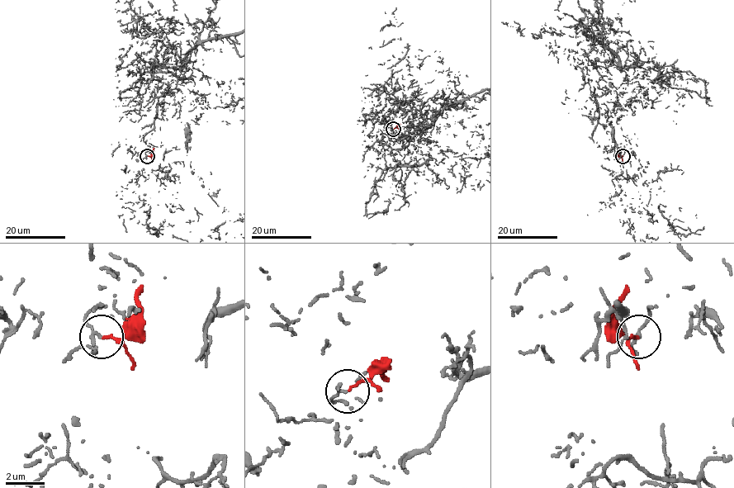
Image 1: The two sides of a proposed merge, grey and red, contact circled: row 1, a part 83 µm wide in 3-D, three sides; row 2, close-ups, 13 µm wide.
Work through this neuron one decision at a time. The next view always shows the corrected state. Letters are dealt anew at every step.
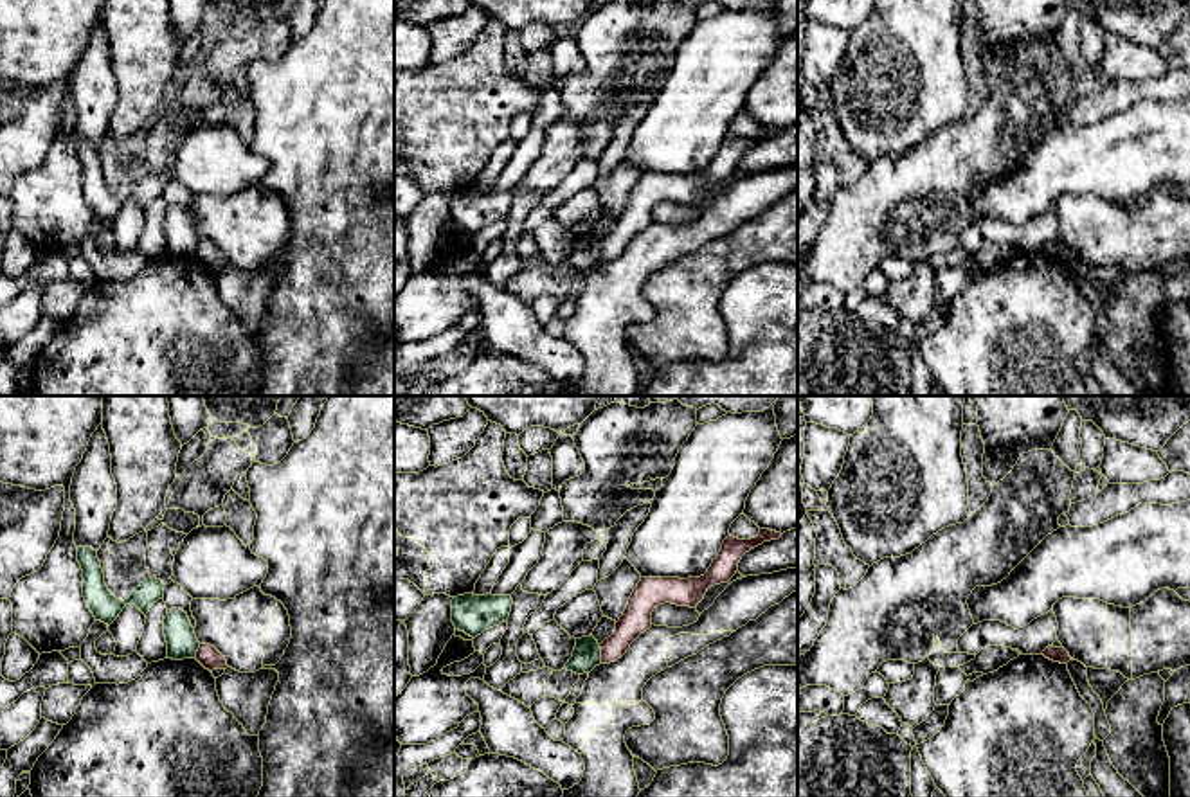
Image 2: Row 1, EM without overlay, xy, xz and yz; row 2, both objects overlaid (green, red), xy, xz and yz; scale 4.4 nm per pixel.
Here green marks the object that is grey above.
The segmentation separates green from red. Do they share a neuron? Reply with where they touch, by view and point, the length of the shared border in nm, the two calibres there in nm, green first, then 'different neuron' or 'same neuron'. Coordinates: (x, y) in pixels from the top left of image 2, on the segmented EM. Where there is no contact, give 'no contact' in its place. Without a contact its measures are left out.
meets green in xz at (600, 653); contact 90 nm long; 130 nm thick on the green side, 140 nm on the other; different neuron

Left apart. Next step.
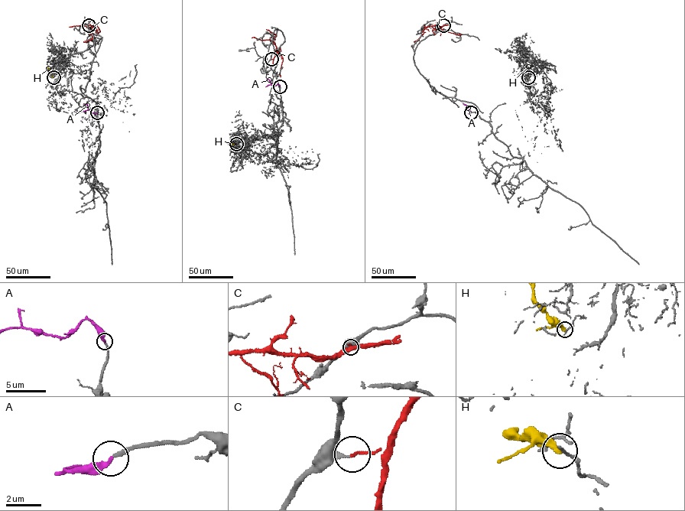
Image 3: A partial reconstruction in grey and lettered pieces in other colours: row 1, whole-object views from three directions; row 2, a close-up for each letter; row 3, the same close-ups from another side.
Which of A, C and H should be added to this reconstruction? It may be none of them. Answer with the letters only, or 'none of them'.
A

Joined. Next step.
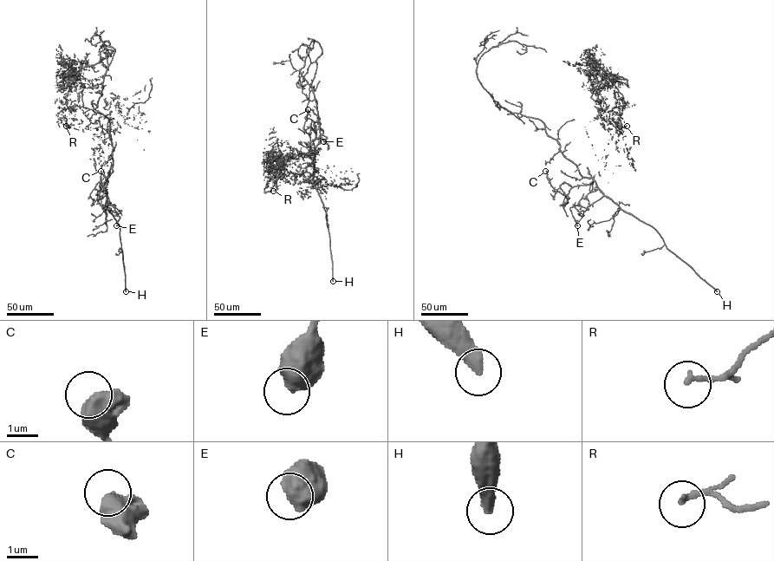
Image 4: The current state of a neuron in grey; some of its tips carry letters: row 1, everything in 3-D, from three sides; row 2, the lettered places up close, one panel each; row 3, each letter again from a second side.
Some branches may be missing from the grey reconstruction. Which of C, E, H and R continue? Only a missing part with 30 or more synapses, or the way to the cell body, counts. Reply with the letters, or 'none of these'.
H

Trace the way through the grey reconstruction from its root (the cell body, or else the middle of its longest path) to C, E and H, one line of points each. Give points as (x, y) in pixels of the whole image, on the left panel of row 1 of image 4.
C: (110, 162), (104, 169), (107, 181), (97, 195), (100, 171)
E: (110, 162), (104, 169), (107, 202), (104, 208), (101, 205), (114, 207), (120, 218), (116, 225)
H: (110, 162), (104, 169), (107, 181), (106, 205), (119, 225), (126, 291)

